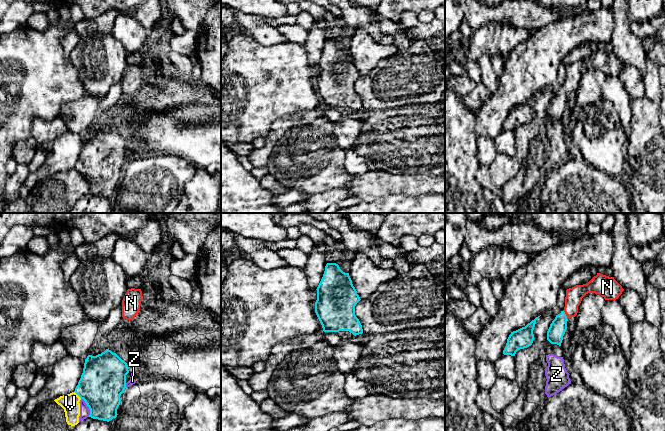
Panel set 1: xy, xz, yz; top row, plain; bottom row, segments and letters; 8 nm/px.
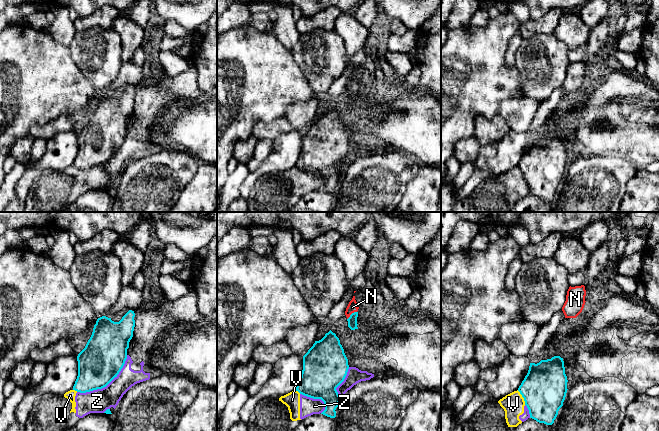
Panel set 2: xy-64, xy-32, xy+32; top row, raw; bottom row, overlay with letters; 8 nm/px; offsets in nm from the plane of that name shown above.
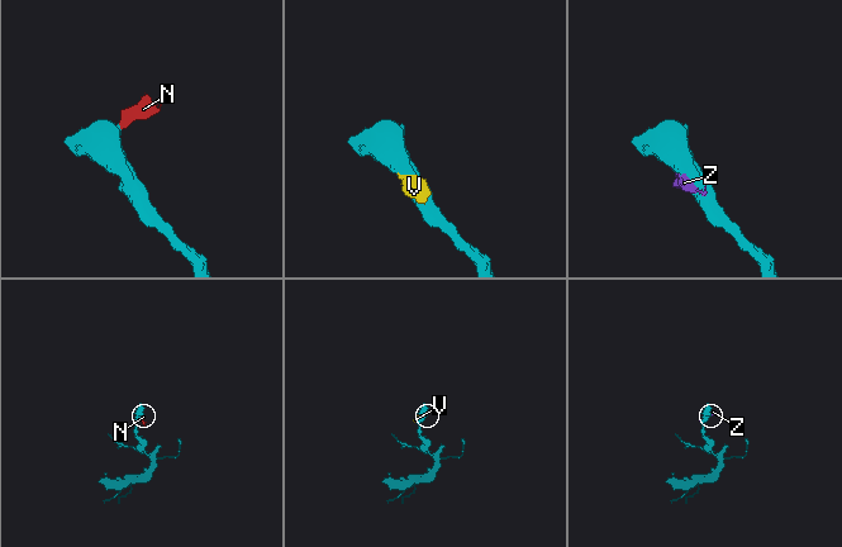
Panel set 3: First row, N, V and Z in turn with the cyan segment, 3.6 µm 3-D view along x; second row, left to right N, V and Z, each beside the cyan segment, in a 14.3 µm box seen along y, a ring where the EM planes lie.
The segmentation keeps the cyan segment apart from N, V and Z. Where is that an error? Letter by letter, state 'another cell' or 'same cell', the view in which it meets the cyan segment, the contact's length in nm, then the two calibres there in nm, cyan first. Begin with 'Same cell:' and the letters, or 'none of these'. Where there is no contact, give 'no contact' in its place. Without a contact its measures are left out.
Same cell: N
N: same cell; meets cyan in yz; contact 90 nm long; 140 nm thick on the cyan side, 140 nm on the other
V: another cell; meets cyan in xy; contact 90 nm long; 360 nm thick on the cyan side, 140 nm on the other
Z: another cell; meets cyan in xy; contact 170 nm long; 360 nm thick on the cyan side, 80 nm on the other

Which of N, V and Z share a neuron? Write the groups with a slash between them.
N / V Z

